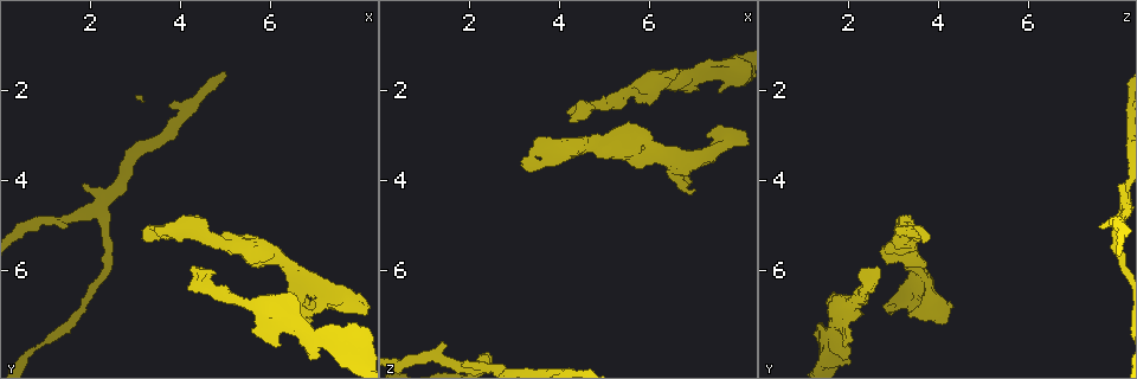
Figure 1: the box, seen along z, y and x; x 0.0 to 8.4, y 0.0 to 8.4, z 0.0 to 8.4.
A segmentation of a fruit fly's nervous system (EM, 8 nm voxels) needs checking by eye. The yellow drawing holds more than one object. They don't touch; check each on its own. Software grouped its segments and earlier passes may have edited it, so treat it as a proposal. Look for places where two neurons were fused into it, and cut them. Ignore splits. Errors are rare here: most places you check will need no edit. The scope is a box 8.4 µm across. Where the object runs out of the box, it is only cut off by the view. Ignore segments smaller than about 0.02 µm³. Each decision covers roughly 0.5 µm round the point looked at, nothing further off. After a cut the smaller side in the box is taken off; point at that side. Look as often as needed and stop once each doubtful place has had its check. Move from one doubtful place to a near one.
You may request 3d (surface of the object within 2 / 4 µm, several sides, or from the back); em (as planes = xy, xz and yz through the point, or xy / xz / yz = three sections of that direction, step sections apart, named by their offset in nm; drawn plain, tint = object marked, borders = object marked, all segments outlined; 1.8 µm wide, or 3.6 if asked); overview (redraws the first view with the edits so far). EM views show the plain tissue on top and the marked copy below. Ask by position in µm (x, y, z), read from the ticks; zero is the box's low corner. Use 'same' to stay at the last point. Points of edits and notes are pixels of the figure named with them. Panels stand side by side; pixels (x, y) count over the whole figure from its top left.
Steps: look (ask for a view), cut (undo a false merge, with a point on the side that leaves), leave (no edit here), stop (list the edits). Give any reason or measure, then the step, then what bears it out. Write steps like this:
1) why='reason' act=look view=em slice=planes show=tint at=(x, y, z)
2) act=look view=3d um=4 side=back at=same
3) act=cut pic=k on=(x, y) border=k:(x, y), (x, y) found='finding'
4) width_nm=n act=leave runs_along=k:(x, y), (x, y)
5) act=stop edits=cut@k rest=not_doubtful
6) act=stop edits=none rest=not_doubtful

why='touches itself' act=look view=3d um=4 at=(6.00, 5.55, 3.00)

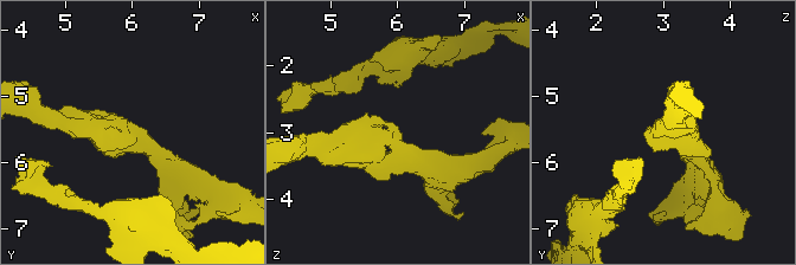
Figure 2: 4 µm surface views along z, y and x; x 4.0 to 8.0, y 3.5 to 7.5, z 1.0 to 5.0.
arm_widths_nm=240,320 act=look view=em slice=planes show=tint at=(6.00, 5.60, 3.05)

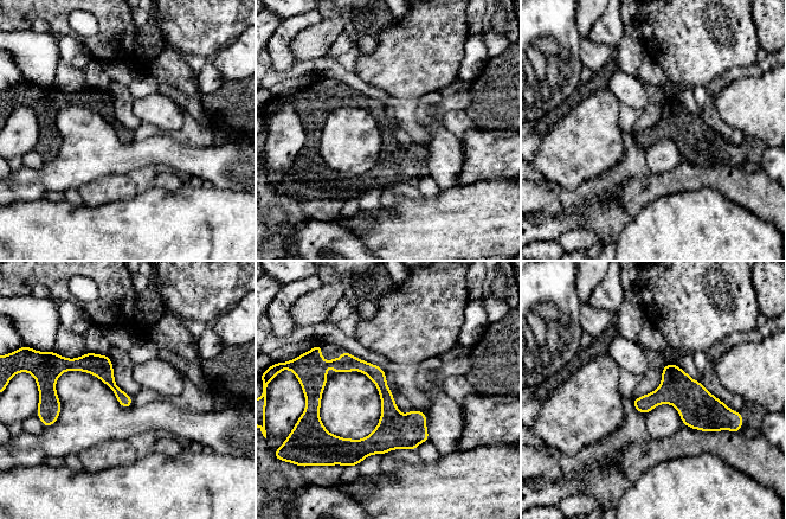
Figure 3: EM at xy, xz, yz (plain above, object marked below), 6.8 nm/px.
act=leave runs_along=3:(317, 388), (328, 365), (362, 365), (425, 439) found='all the same neuron'

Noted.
act=look view=3d um=2 at=(5.15, 5.40, 3.40)

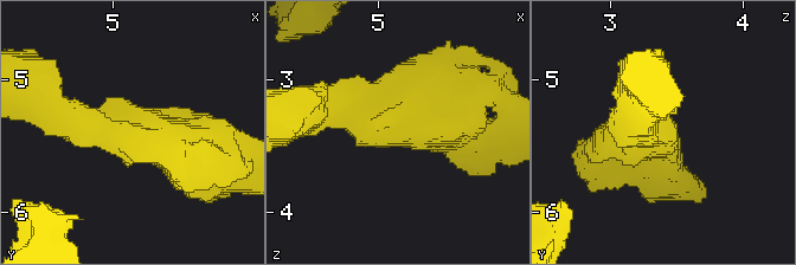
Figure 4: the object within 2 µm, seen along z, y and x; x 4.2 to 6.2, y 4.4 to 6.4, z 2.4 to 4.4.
arms=3 arm_widths_nm=220,300,320 why='now the EM' act=look view=em slice=planes show=tint at=(5.16, 5.40, 3.32)

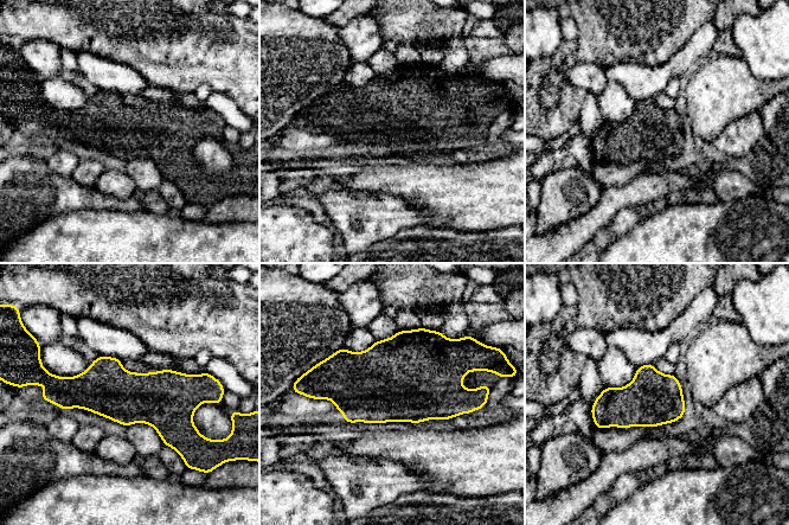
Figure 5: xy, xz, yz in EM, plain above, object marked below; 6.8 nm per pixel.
act=leave found='all the same neuron'

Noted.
why='arms run side by side' act=look view=em slice=xy step=16 show=tint at=(6.75, 6.15, 3.60)

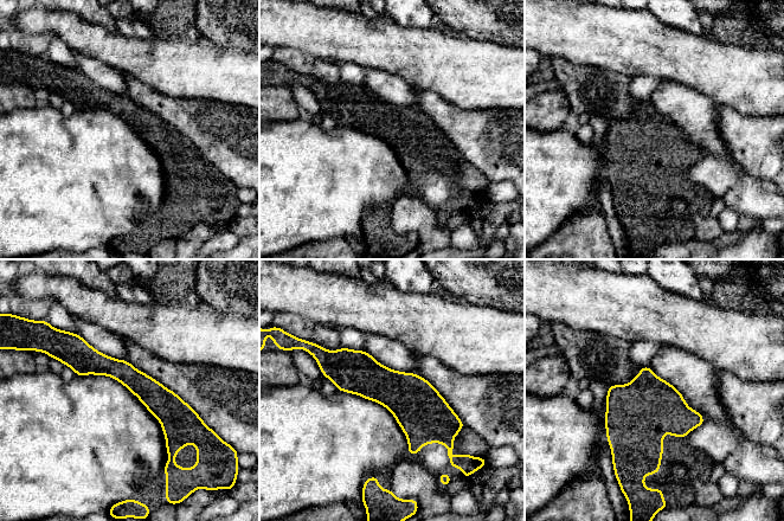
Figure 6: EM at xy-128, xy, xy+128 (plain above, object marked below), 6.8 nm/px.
act=leave runs_along=6:(326, 367), (456, 422) found='one neuron here'

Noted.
act=stop edits=none rest=not_doubtful

